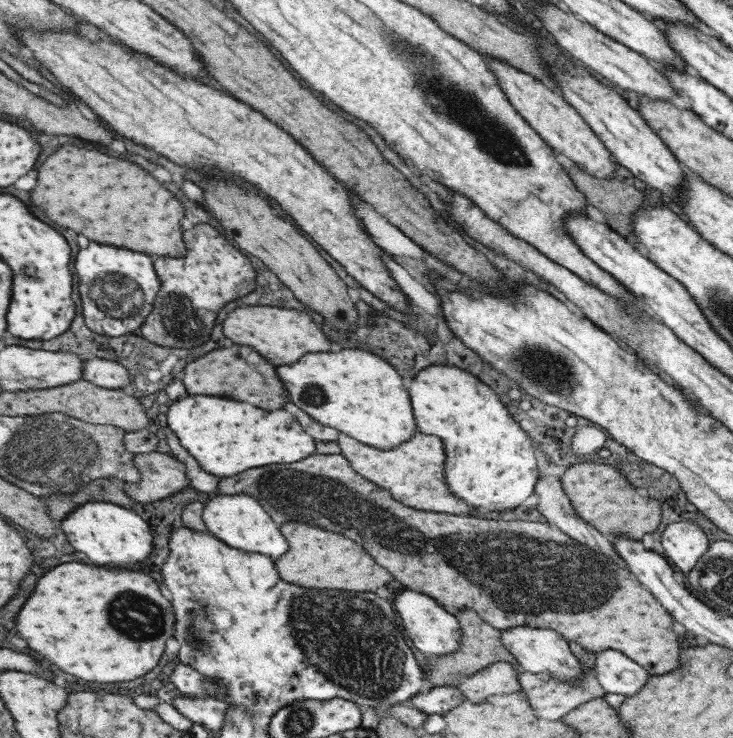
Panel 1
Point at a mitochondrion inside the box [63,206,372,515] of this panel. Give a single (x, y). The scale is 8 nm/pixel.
(116, 295)

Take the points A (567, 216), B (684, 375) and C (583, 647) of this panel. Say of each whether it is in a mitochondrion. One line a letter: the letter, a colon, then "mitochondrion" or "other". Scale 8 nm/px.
A: other
B: other
C: other

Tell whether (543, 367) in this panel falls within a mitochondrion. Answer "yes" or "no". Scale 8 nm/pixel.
yes

